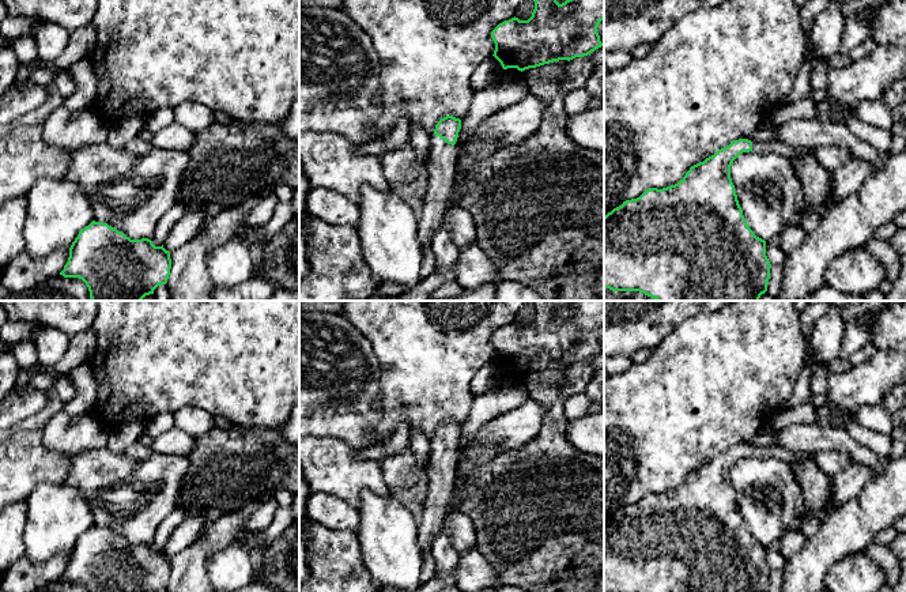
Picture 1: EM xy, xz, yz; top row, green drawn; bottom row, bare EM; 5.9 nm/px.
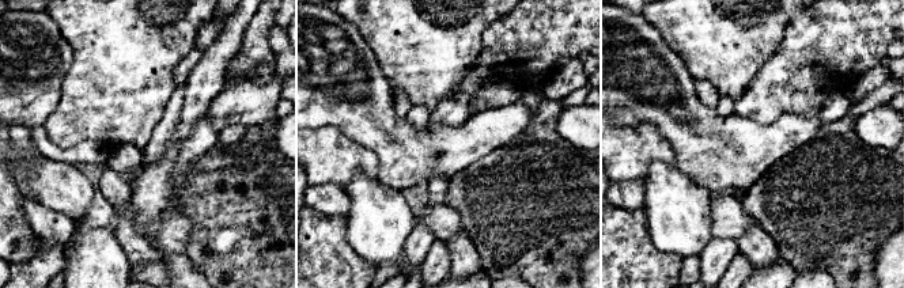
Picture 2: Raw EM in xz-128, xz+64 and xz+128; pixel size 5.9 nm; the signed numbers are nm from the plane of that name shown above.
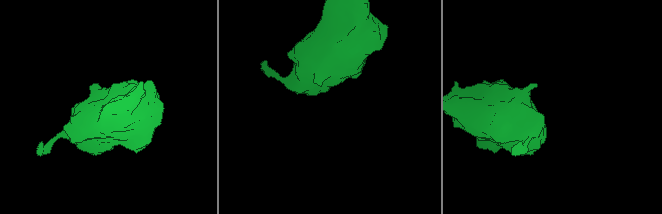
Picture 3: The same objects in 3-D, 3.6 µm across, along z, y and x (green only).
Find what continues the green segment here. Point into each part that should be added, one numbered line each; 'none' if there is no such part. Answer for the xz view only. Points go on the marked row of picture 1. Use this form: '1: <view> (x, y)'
1: xz (441, 169)

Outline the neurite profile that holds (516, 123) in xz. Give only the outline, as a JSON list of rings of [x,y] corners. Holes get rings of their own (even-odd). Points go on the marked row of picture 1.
[[[529,93],[520,102],[484,118],[471,135],[457,137],[454,144],[457,157],[464,152],[468,144],[477,140],[498,140],[499,147],[525,140],[540,127],[543,109],[544,101]]]

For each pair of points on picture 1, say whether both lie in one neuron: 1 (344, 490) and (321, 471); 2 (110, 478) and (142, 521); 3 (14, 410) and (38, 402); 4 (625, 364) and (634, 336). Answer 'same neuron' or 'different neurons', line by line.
1: same neuron
2: same neuron
3: same neuron
4: different neurons

